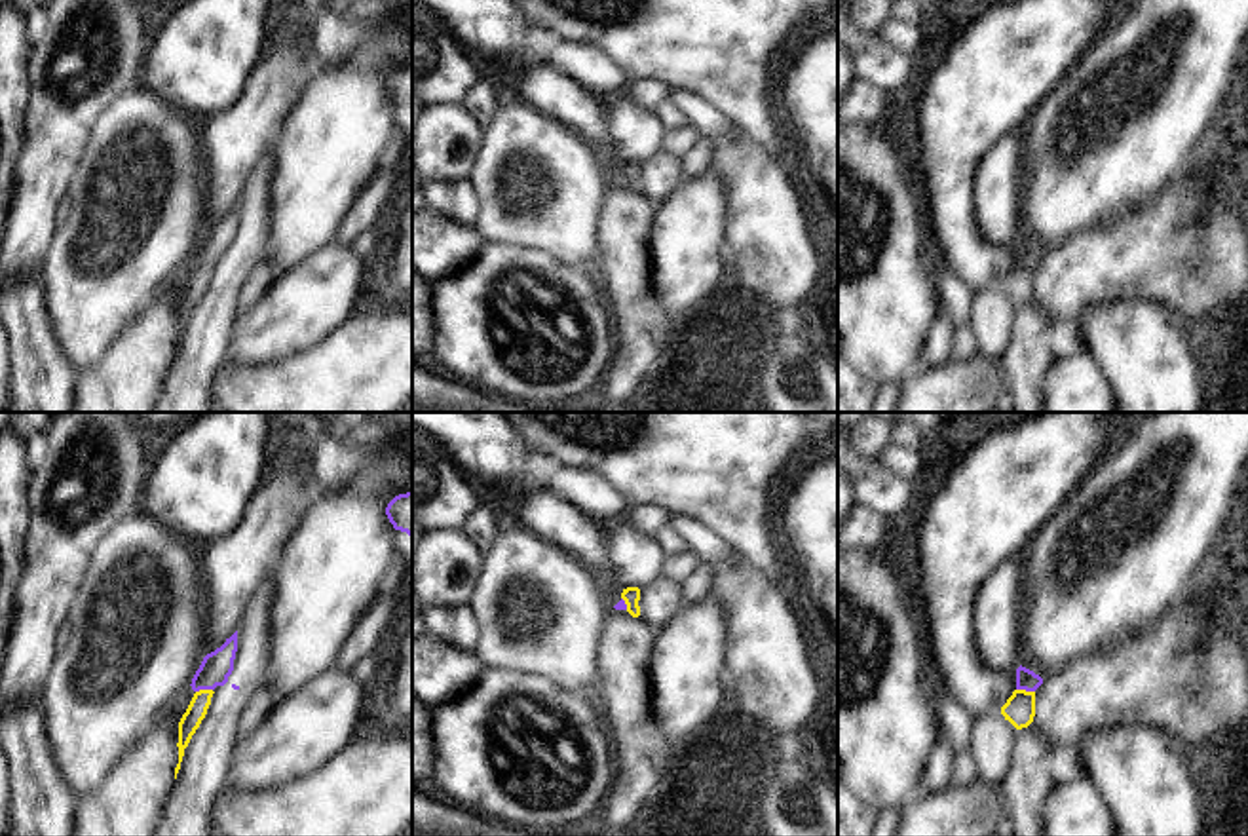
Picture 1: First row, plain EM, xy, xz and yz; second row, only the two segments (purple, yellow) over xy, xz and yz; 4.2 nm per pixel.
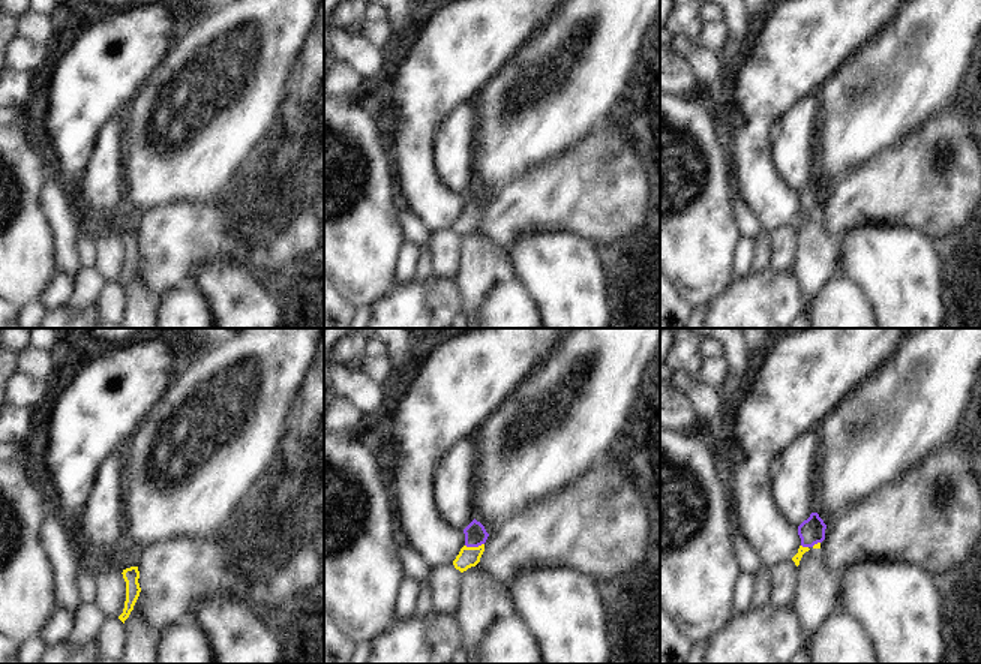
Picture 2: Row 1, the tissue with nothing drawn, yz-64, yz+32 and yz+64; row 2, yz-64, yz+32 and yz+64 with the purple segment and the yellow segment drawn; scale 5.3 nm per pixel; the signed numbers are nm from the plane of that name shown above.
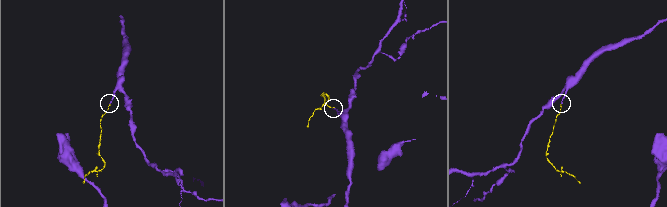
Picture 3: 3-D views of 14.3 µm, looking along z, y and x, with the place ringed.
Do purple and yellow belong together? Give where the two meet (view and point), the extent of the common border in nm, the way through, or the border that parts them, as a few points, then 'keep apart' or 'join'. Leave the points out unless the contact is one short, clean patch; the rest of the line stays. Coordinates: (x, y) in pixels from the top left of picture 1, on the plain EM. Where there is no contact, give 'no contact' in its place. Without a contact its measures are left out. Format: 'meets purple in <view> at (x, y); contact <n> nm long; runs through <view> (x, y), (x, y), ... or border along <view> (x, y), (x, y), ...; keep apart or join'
meets purple in yz at (1026, 265); contact 80 nm long; runs through yz (1026, 253), (1026, 265), (1019, 284); join

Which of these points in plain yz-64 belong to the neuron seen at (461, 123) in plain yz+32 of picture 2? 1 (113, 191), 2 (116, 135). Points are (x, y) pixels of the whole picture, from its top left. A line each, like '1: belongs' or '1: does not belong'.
1: belongs
2: belongs

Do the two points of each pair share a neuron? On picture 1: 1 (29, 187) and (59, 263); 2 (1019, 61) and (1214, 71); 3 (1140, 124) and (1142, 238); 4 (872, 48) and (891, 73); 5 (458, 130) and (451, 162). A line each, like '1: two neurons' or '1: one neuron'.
1: two neurons
2: two neurons
3: two neurons
4: one neuron
5: one neuron

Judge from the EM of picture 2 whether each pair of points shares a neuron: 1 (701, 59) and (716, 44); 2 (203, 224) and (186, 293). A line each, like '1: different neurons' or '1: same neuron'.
1: different neurons
2: different neurons

